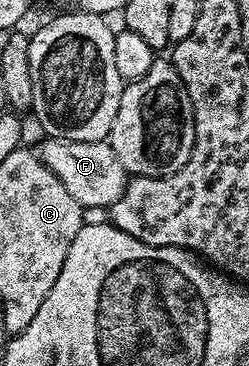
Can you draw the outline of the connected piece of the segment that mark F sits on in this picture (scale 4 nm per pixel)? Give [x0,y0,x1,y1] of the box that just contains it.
[36,136,128,209]

